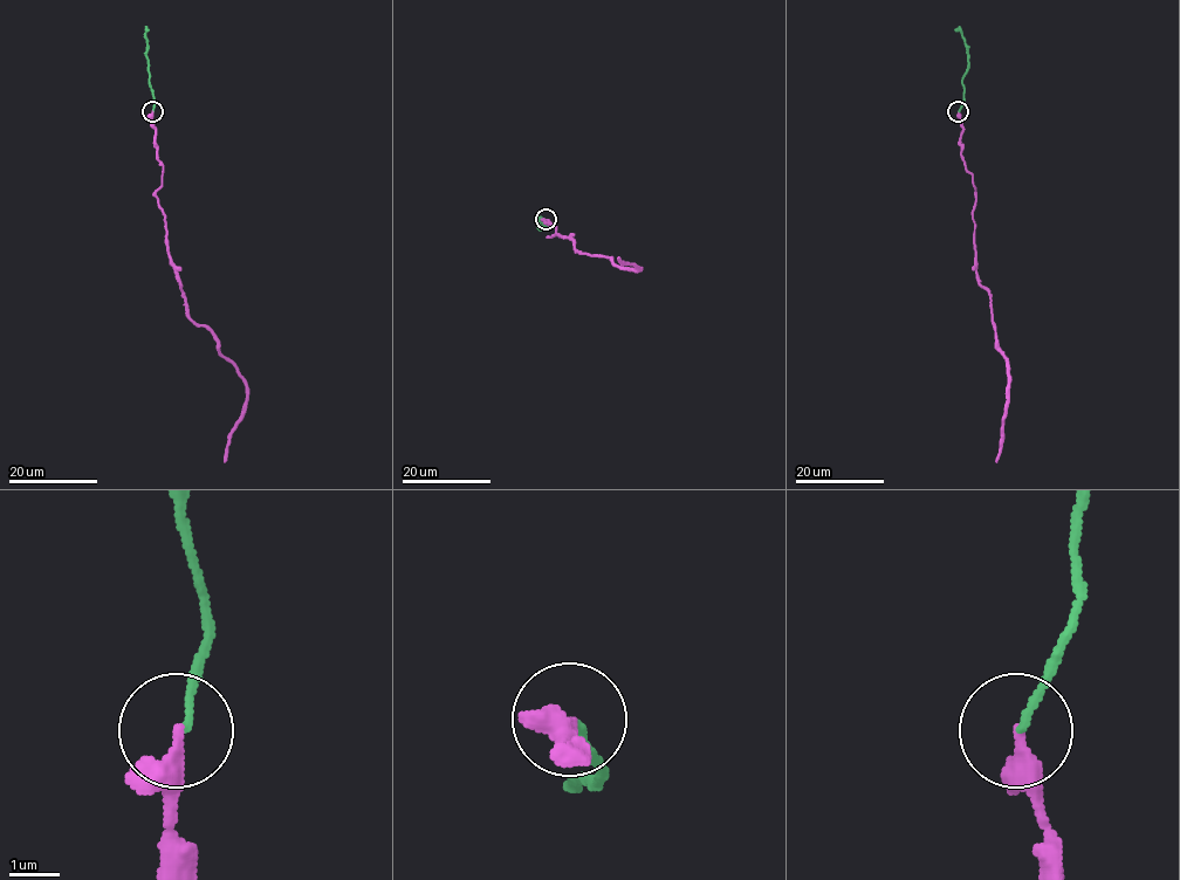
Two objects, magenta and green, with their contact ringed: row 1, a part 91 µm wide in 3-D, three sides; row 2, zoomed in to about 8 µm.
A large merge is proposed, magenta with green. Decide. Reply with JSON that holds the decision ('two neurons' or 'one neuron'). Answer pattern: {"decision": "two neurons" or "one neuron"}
{"decision": "one neuron"}

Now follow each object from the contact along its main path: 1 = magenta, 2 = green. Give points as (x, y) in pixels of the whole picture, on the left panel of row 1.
1: (151, 112), (163, 166), (155, 193), (186, 314), (208, 329), (246, 385), (247, 404), (225, 461)
2: (152, 112), (146, 29)

